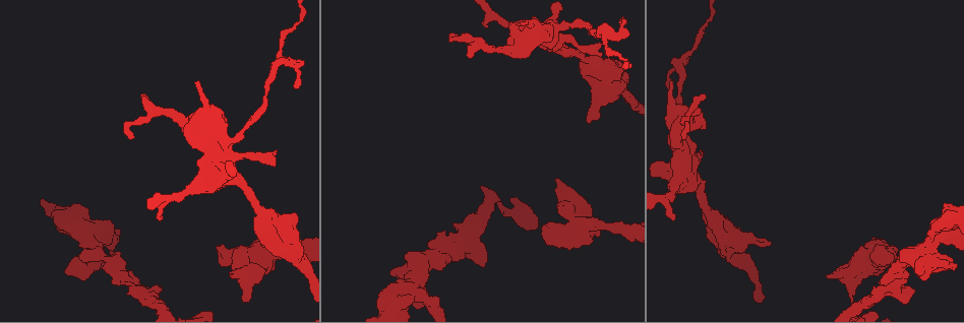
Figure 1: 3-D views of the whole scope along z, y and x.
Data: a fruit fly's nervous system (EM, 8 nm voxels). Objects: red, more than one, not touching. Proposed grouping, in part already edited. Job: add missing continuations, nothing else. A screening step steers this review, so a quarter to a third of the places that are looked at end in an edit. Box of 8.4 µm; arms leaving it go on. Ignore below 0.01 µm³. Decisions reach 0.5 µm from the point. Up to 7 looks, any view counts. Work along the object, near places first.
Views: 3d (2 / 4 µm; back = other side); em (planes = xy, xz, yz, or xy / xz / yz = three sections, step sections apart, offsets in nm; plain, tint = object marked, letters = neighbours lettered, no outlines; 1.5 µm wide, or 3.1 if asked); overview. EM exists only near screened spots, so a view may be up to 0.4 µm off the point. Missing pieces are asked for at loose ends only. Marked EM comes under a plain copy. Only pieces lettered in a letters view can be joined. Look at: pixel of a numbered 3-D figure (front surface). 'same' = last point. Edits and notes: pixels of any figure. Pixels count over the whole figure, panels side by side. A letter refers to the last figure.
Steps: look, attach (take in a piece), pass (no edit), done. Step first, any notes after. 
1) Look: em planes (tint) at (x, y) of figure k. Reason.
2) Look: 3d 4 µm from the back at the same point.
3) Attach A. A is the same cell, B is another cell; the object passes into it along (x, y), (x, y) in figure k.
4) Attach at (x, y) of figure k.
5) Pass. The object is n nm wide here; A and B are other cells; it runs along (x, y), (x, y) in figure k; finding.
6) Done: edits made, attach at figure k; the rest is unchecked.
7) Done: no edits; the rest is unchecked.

Look: em yz step 4 (letters) at (231, 277) of figure 1. Branch stops here.

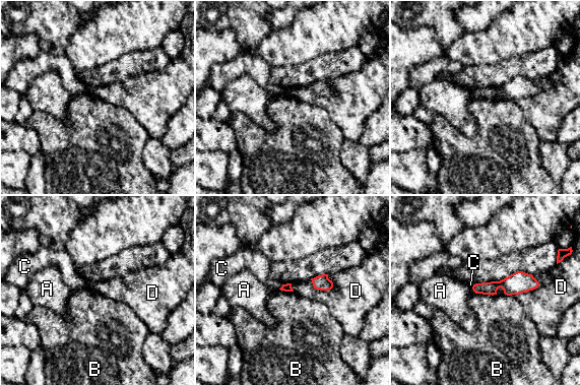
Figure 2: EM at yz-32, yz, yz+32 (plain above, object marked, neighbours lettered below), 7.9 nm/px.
Pass. A, B, C and D are other cells; it runs along (535, 283), (475, 289) in figure 2; no lettered piece goes on from it.

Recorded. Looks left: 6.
Look: 3d 2 µm at (668, 87) of figure 1. An open end.

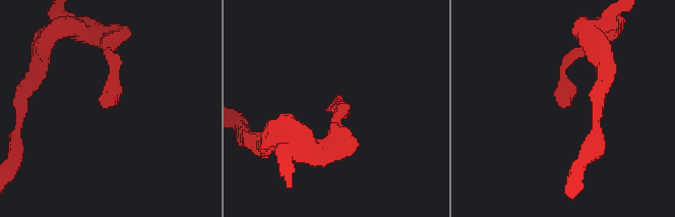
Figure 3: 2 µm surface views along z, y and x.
Look: em planes (tint) at (331, 111) of figure 3.

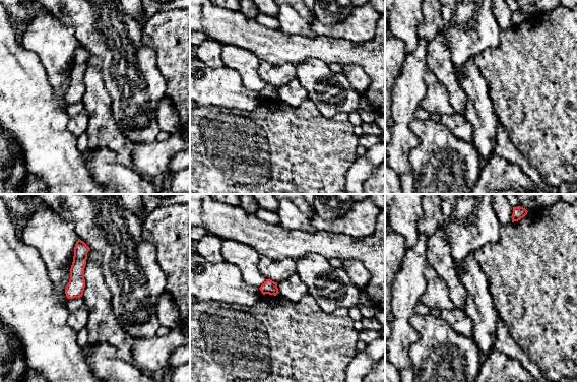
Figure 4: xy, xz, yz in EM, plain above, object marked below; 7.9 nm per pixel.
Look: em planes (letters) at the same point.

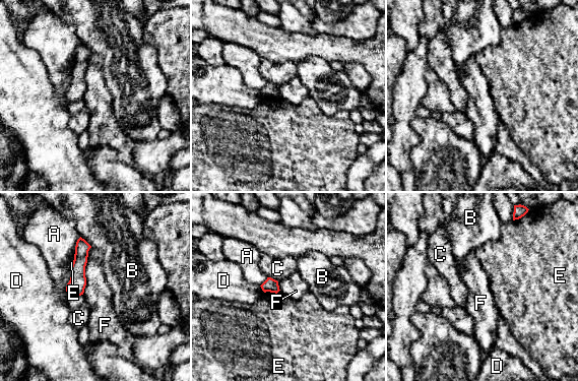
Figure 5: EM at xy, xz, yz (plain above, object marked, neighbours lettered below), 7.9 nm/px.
Pass. The longest contact is with F, 320 nm; A, B, C, D, E and F are other cells; no lettered piece goes on from it.

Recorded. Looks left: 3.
Look: 3d 4 µm at (706, 97) of figure 1. Tapers out.

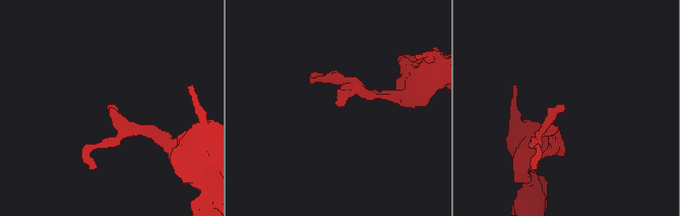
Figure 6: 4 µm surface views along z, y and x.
Look: em yz step 8 (tint) at (113, 107) of figure 6. Need the tissue.

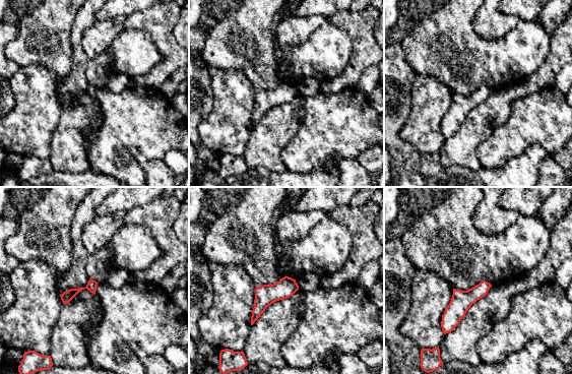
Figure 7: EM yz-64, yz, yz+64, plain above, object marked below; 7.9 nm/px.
Look: em planes (letters) at the same point. Cut it another way.

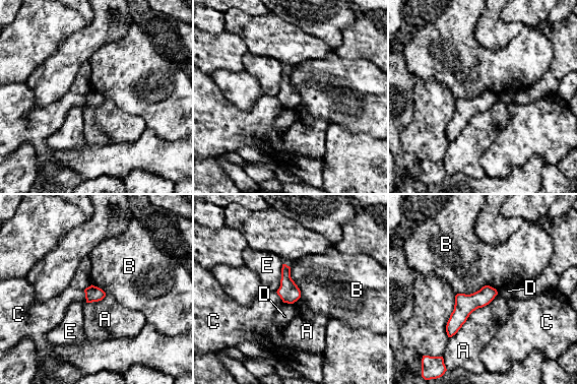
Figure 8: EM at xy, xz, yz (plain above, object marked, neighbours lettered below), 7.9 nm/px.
Pass. The object is 130 nm wide here; A, B, C, D and E are other cells; no lettered piece goes on from it.

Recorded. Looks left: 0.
Done: no edits; the rest is unchecked.

